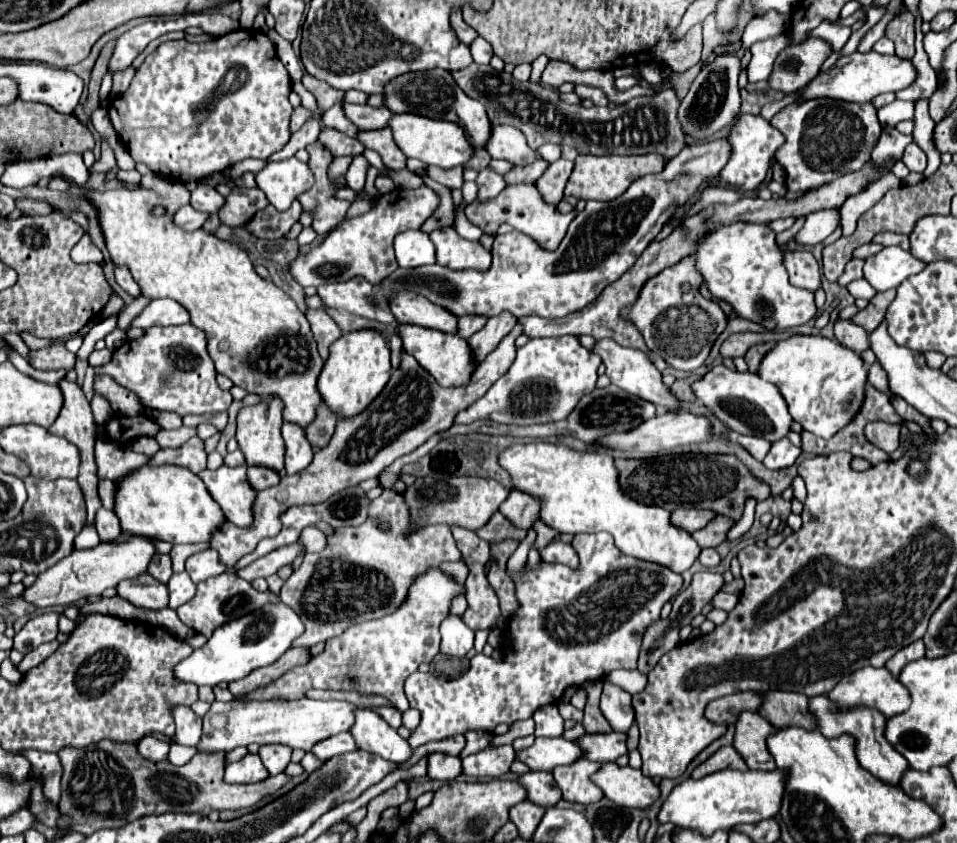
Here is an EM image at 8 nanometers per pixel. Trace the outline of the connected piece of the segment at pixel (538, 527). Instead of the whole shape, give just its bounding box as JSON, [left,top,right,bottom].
[532,519,560,551]

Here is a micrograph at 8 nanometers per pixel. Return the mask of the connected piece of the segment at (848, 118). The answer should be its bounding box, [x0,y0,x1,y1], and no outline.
[772,101,882,191]

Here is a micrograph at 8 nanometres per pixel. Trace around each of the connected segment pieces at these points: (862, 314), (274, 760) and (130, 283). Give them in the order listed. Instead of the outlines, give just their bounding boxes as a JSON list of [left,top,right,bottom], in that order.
[[850,291,896,333],[258,745,292,775],[116,267,140,297]]

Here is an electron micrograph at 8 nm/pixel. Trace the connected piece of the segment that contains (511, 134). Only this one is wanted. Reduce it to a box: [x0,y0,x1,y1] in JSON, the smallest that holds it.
[484,125,536,167]

